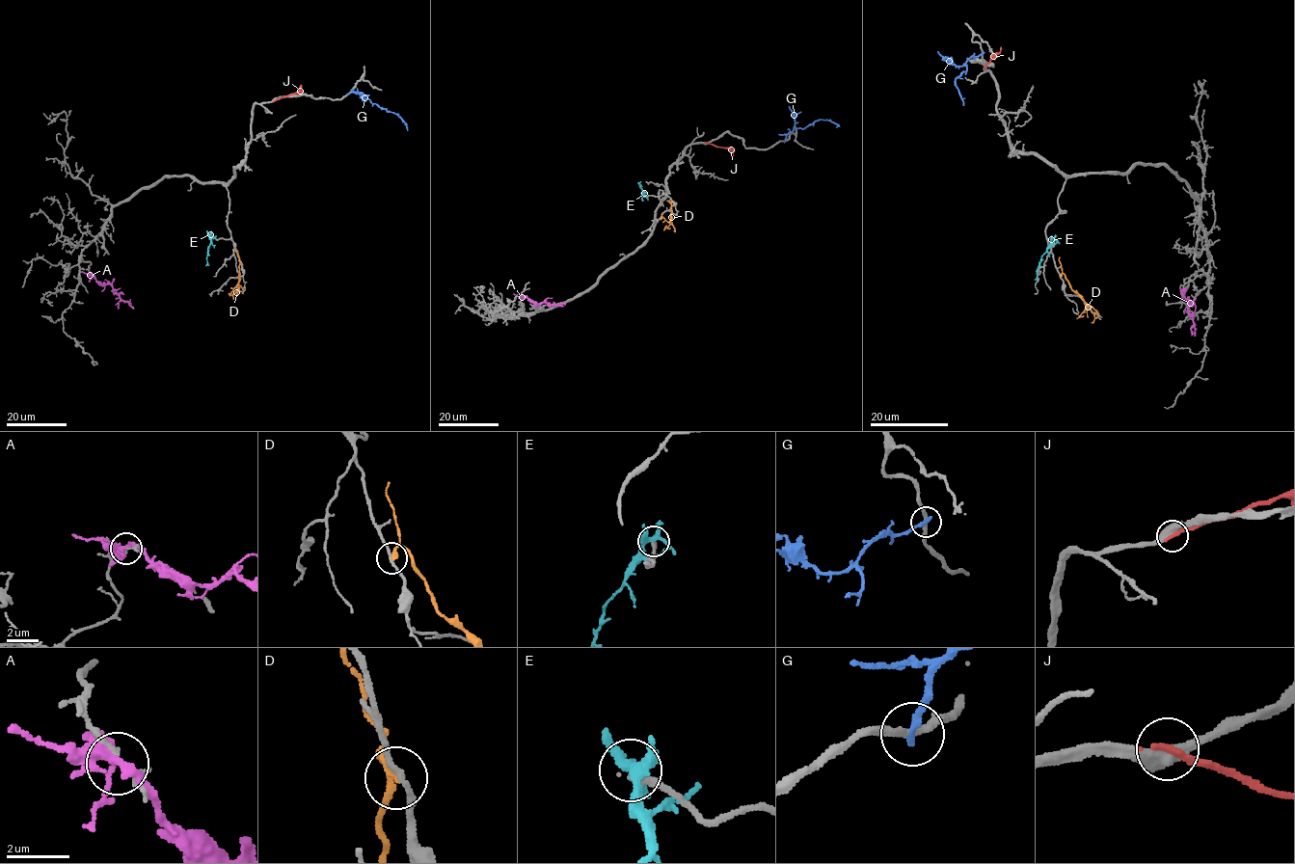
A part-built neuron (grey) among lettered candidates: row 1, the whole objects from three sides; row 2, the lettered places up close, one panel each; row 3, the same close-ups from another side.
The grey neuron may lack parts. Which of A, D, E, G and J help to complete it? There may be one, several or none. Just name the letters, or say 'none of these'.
none of these

